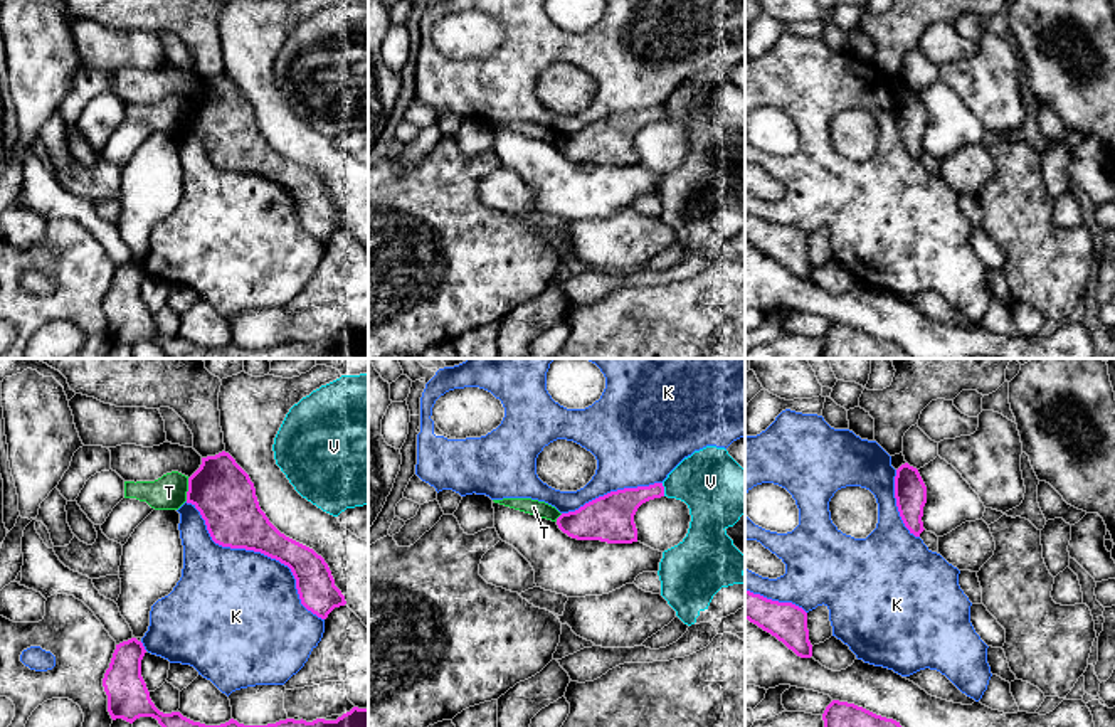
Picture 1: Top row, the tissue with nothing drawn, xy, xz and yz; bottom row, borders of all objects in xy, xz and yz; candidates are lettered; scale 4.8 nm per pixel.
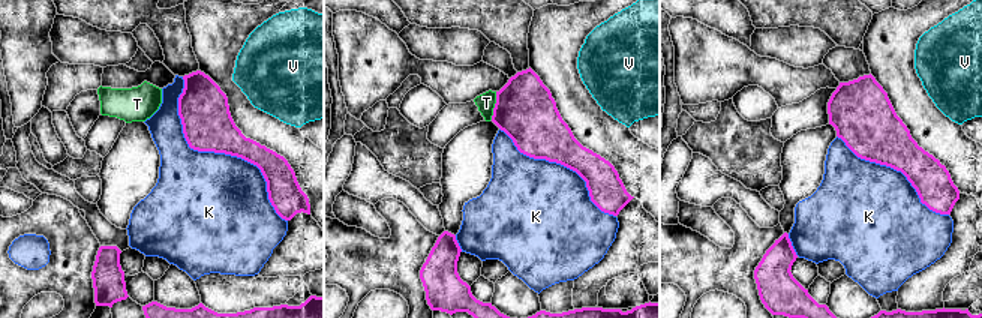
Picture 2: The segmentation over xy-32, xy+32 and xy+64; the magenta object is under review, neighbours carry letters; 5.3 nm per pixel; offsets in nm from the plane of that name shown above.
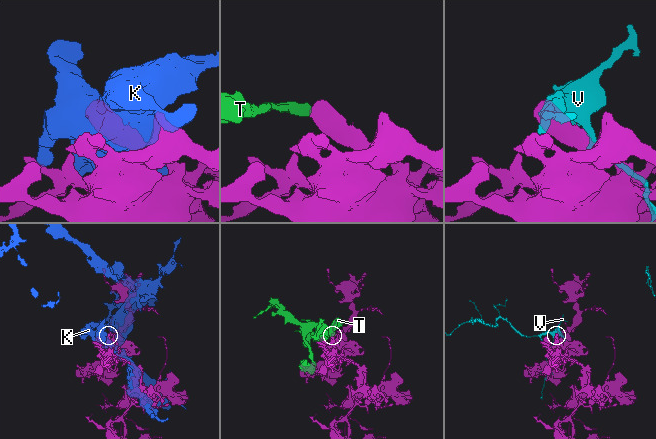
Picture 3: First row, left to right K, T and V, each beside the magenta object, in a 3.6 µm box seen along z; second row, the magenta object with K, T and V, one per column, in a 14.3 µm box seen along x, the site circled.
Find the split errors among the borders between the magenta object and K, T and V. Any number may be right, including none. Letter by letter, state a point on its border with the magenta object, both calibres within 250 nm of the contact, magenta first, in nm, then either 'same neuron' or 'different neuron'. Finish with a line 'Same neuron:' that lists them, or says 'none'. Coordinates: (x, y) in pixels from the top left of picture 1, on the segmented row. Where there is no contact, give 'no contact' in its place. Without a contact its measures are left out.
K: meets magenta in xy at (259, 551); 280 nm thick on the magenta side, 480 nm on the other; different neuron
T: meets magenta in xy at (189, 490); 300 nm thick on the magenta side, 160 nm on the other; different neuron
V: meets magenta in xz at (663, 490); 180 nm thick on the magenta side, 320 nm on the other; different neuron
Same neuron: none

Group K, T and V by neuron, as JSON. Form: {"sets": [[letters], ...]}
{"sets": [["K"], ["T"], ["V"]]}

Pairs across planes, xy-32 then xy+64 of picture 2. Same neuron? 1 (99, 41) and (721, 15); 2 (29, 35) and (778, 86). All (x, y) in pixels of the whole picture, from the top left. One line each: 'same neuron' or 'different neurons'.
1: different neurons
2: same neuron

